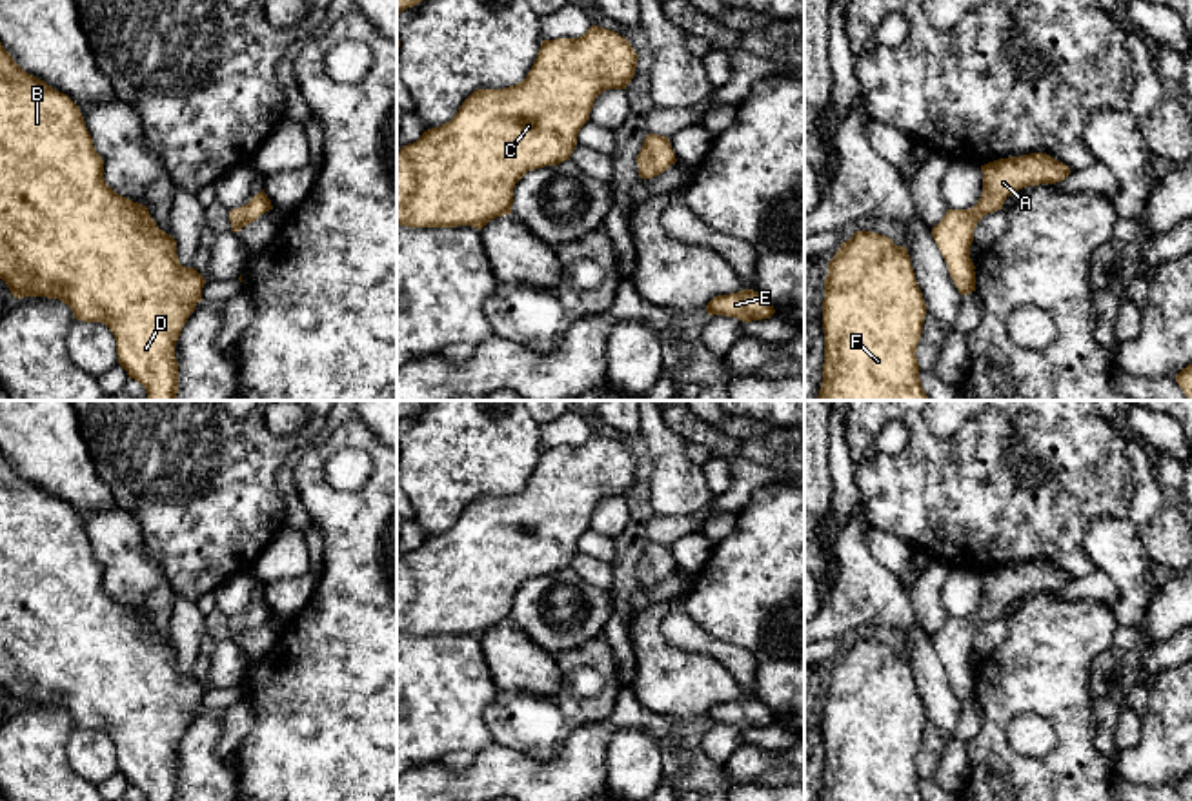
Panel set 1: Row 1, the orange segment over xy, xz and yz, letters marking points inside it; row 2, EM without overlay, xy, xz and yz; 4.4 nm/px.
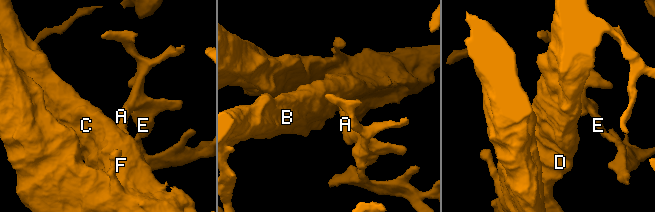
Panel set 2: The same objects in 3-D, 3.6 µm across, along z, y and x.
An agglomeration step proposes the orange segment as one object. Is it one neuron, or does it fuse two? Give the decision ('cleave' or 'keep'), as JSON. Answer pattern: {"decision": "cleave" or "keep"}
{"decision": "keep"}

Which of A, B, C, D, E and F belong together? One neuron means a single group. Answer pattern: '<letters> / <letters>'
A B C D E F

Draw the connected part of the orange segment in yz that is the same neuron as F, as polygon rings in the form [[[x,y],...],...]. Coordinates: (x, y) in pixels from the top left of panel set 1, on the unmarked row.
[[[855,639],[828,670],[819,801],[924,801],[915,765],[924,723],[908,657]]]

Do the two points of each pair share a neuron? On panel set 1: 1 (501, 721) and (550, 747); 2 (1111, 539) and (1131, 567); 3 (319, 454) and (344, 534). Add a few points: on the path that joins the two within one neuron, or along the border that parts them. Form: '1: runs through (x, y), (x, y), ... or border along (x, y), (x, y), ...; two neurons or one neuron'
1: runs through (514, 721), (537, 741); one neuron
2: runs through (1114, 547), (1127, 559); one neuron
3: runs through (315, 474), (317, 496), (335, 514); one neuron

